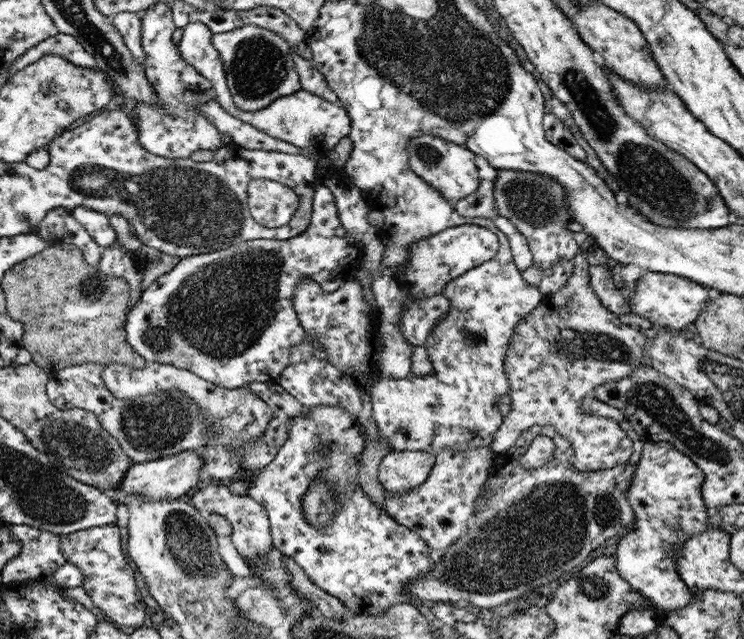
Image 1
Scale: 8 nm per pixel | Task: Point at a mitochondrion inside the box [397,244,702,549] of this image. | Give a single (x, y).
(580, 344)

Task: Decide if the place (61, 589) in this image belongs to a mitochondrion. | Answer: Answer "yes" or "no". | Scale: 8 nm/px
no

